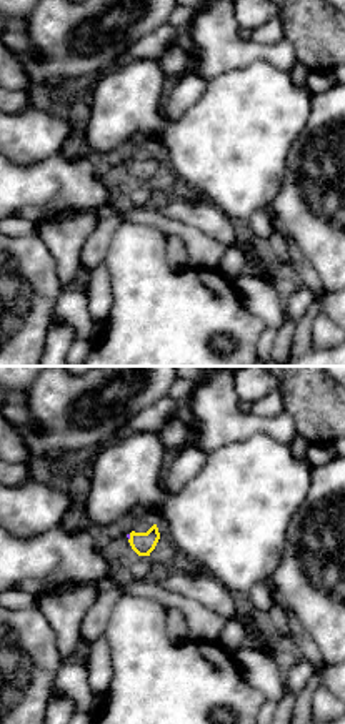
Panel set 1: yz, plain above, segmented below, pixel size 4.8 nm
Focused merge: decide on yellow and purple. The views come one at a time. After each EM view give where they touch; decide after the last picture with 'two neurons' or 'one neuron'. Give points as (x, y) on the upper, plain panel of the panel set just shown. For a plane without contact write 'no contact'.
meets yellow at (130, 165)

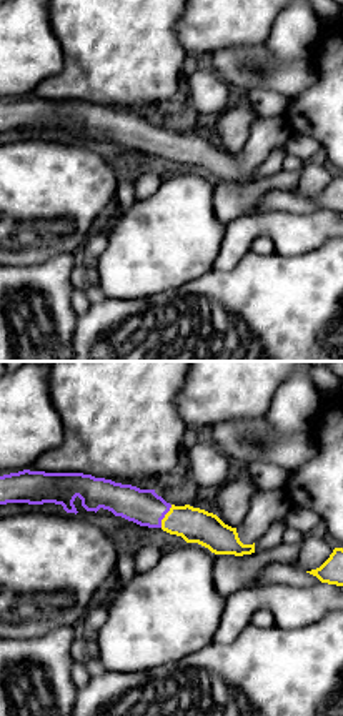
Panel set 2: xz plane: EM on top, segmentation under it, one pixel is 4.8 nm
meets yellow at (165, 144)

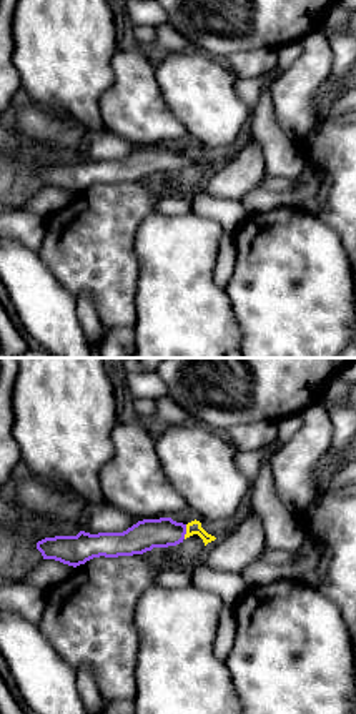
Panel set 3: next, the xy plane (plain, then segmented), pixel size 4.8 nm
meets yellow at (187, 158)

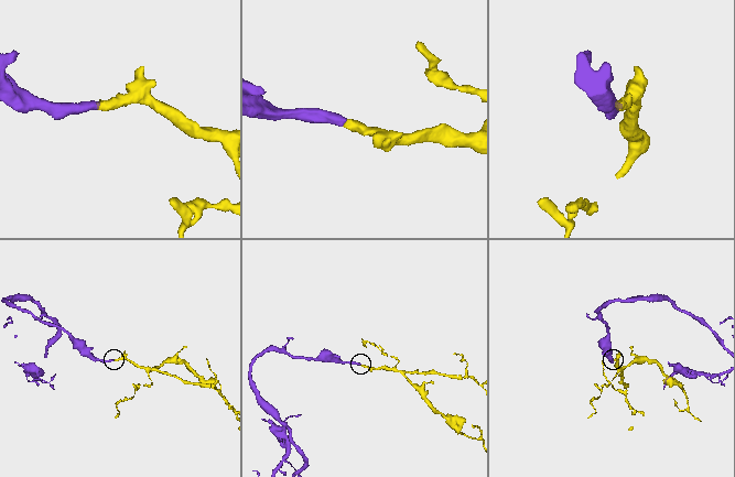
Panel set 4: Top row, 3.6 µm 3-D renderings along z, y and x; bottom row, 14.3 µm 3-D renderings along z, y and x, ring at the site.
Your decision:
one neuron

